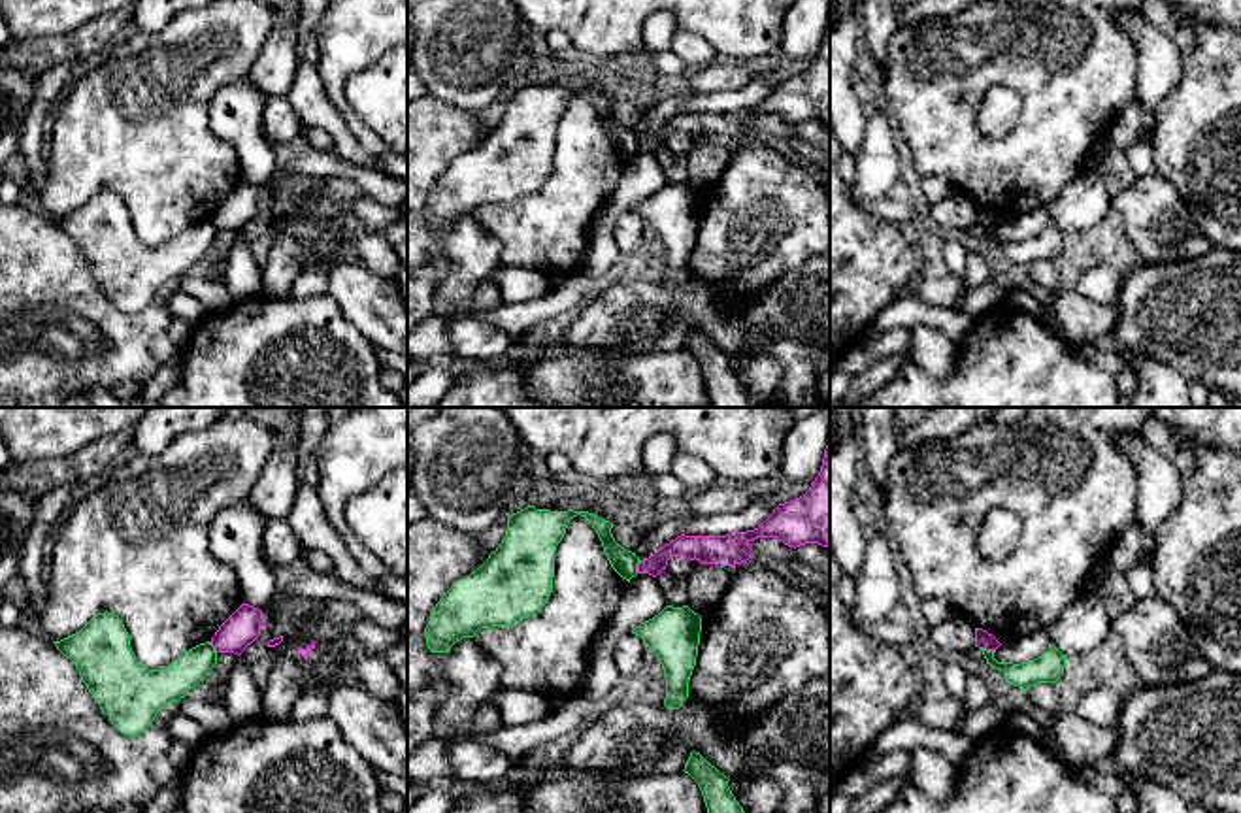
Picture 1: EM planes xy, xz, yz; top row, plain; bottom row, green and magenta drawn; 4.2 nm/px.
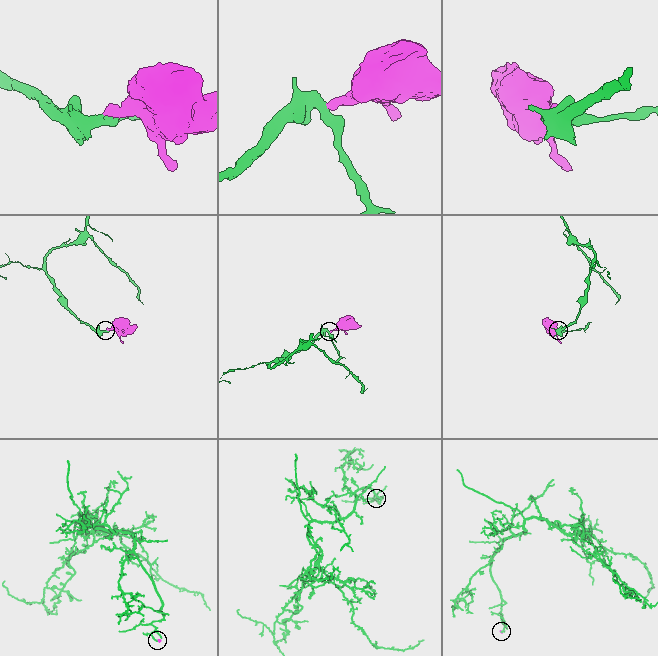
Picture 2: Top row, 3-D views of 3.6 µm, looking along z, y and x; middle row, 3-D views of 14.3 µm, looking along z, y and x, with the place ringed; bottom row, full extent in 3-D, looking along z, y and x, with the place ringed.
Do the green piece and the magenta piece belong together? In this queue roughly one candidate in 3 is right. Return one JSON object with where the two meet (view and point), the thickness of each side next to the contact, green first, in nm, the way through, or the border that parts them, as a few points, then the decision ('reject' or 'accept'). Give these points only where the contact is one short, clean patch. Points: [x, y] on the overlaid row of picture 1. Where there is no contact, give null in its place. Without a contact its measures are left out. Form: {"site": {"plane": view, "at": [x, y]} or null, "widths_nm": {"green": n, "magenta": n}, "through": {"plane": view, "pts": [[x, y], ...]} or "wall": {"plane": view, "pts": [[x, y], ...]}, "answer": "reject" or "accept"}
{"site": {"plane": "yz", "at": [989, 651]}, "widths_nm": {"green": 120, "magenta": 80}, "wall": {"plane": "yz", "pts": [[981, 647], [994, 651]]}, "answer": "reject"}

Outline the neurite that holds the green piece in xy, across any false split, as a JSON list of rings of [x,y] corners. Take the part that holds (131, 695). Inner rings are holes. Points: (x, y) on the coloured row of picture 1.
[[[108,611],[94,615],[79,632],[53,643],[75,664],[94,702],[124,736],[145,732],[164,705],[185,698],[217,664],[217,651],[211,641],[206,641],[185,651],[172,664],[149,670],[136,658],[123,621]]]

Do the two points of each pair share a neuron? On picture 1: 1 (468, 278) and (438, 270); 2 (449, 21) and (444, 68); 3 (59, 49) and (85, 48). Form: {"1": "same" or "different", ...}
{"1": "different", "2": "same", "3": "same"}

